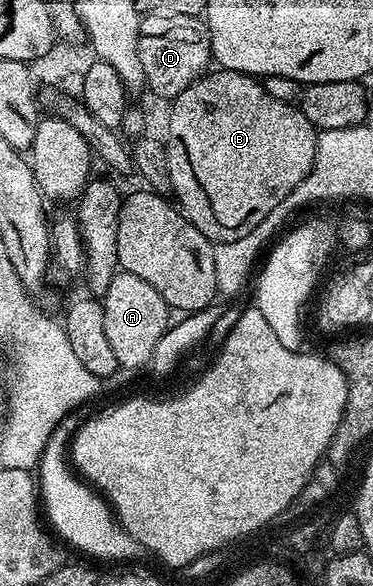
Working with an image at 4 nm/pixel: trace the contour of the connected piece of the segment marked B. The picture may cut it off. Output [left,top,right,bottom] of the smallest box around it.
[164,68,319,243]

